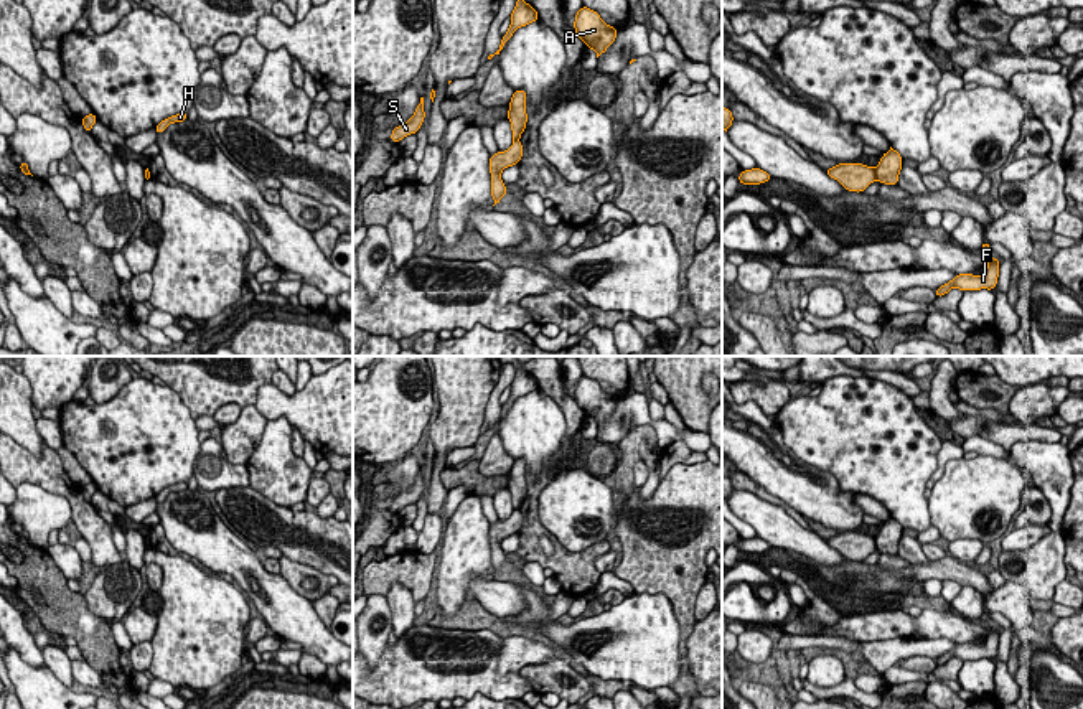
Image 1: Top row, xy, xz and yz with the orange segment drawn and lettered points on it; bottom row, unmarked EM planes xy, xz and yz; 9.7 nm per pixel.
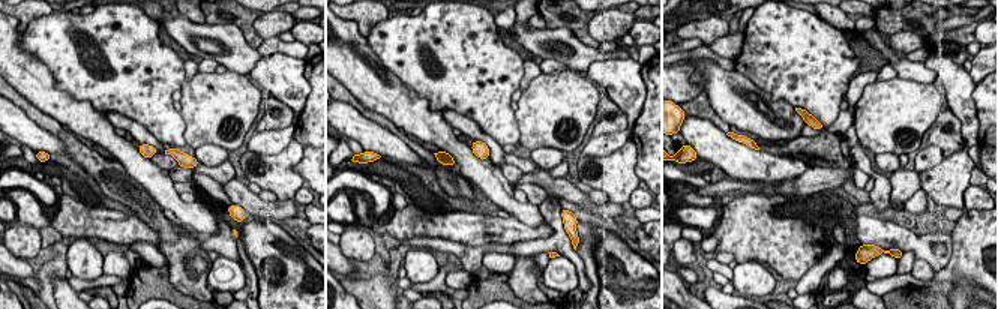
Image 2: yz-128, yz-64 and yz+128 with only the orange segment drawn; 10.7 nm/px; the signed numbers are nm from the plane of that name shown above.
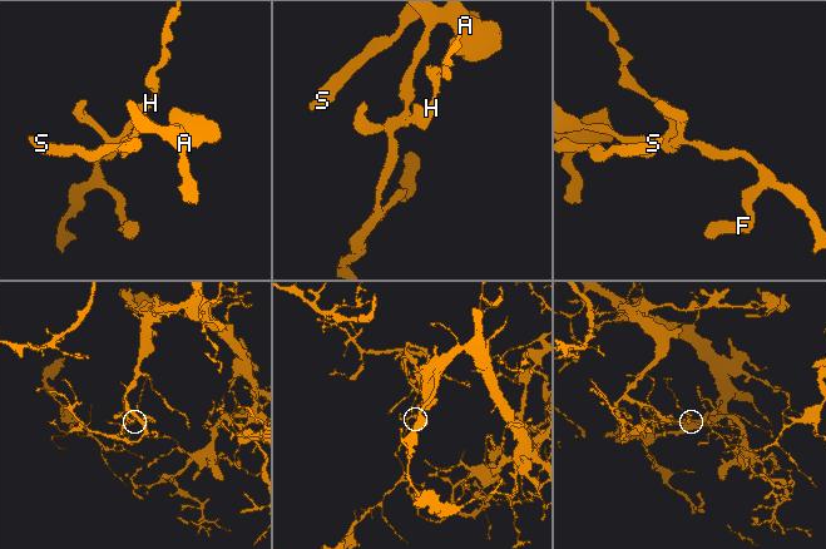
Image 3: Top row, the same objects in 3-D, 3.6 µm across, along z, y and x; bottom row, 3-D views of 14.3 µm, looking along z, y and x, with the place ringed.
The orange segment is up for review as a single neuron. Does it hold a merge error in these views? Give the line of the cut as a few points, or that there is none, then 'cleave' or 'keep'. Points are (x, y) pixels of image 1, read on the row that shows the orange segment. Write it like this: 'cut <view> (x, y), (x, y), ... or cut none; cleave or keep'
cut yz (872, 169), (876, 177); cleave

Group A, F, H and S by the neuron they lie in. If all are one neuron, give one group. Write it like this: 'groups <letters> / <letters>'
groups A S / F H

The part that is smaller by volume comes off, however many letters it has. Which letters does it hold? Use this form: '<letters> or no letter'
F, H

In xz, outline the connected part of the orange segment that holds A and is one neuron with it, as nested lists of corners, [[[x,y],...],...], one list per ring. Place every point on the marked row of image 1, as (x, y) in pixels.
[[[587,7],[575,15],[574,30],[579,38],[597,53],[597,58],[617,40],[617,28],[607,25],[600,15]]]

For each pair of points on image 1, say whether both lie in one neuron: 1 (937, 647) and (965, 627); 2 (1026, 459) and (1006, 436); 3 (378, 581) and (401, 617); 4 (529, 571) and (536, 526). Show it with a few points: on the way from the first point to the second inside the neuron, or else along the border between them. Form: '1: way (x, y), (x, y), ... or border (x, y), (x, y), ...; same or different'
1: border (922, 637), (950, 638), (958, 643); different
2: border (1054, 444), (1017, 441), (1009, 449); different
3: border (391, 582), (401, 582), (416, 602); different
4: border (526, 561), (536, 561), (544, 568); different

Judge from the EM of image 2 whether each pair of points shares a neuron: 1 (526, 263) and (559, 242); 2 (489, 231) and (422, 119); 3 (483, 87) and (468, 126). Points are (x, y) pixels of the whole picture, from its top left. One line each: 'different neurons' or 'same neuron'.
1: different neurons
2: different neurons
3: different neurons

